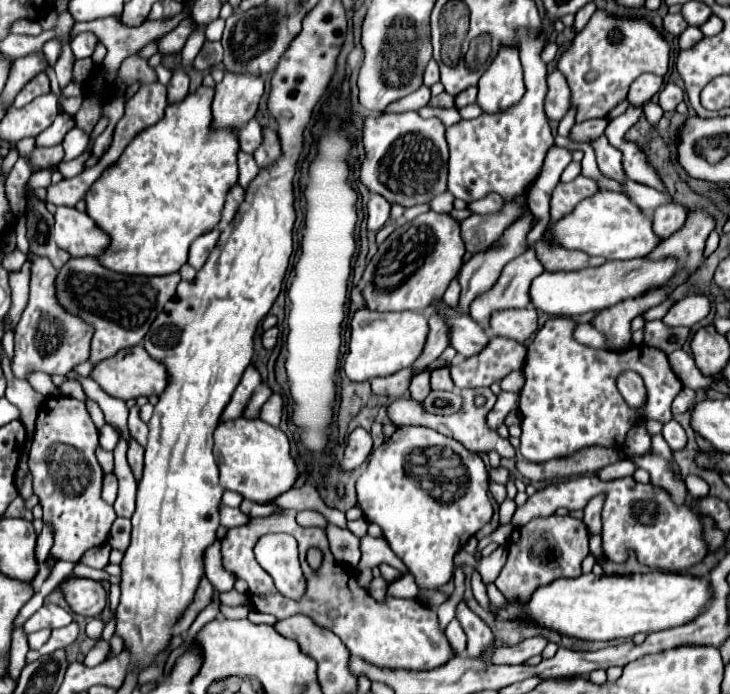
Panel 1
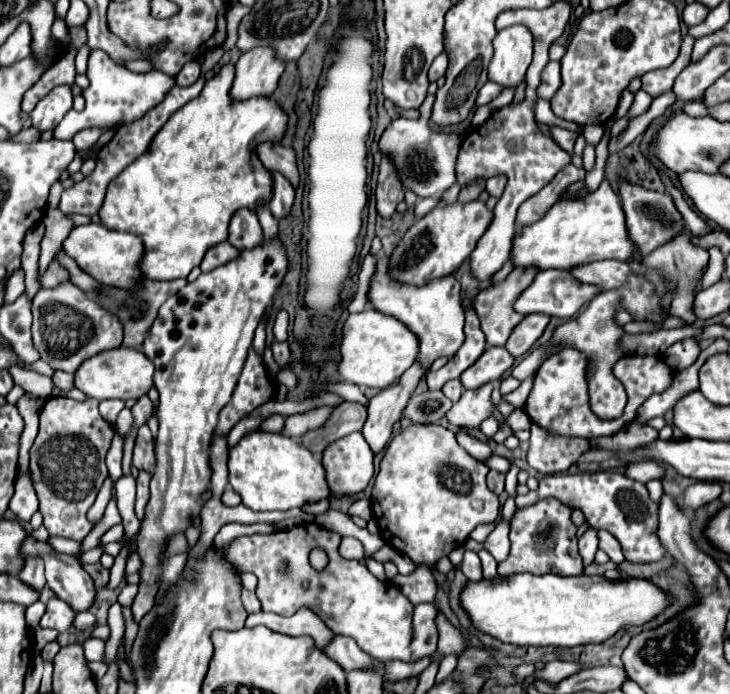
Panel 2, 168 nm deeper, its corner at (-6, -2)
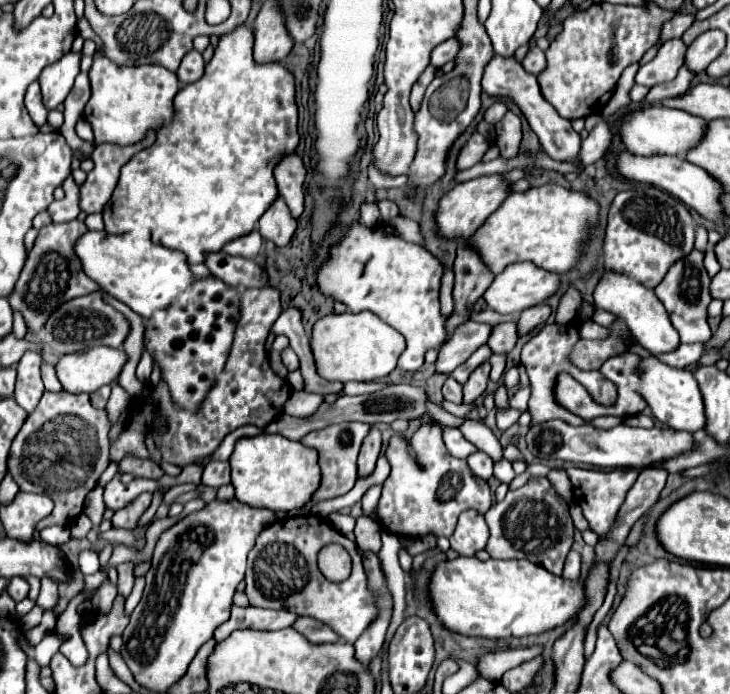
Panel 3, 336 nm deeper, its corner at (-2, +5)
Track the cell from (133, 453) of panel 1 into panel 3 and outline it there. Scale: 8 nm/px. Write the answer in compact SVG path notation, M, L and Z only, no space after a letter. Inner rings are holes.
M141 493L137 499L133 499L129 505L125 505L123 509L115 511L113 515L113 527L123 527L123 529L135 529L137 519L141 517L141 513L151 505L153 493Z

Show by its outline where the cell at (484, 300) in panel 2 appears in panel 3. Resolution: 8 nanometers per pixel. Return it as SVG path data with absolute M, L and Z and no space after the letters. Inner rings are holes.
M511 321L497 323L491 329L487 345L493 349L493 353L509 353L517 343L517 325Z

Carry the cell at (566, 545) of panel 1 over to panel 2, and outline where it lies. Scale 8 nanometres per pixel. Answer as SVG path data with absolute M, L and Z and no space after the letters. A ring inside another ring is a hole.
M555 498L539 500L533 506L517 508L511 518L511 552L507 560L499 562L499 576L511 576L517 572L531 574L561 574L579 576L583 574L583 562L577 552L577 526L571 522L571 508Z

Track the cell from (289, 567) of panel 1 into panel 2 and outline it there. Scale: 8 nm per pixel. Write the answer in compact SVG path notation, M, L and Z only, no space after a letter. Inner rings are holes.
M307 608L297 610L289 618L279 616L279 614L269 614L269 612L255 612L255 614L249 614L245 626L247 628L267 626L269 630L275 630L287 636L311 636L317 648L323 648L325 644L329 644L333 636L333 632L323 624L323 620Z

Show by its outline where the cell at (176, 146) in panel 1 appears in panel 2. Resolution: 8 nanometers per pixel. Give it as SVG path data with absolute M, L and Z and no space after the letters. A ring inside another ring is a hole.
M225 64L213 78L205 82L201 94L181 106L157 132L149 150L137 158L125 172L113 180L107 188L107 196L99 218L103 226L117 232L131 232L143 238L145 256L141 262L143 274L149 280L175 280L187 278L187 274L201 264L205 252L219 242L227 240L227 228L231 216L239 208L257 208L259 200L271 202L273 180L271 172L255 156L255 144L281 142L287 130L287 114L273 96L233 100L229 96L235 78L235 66Z

